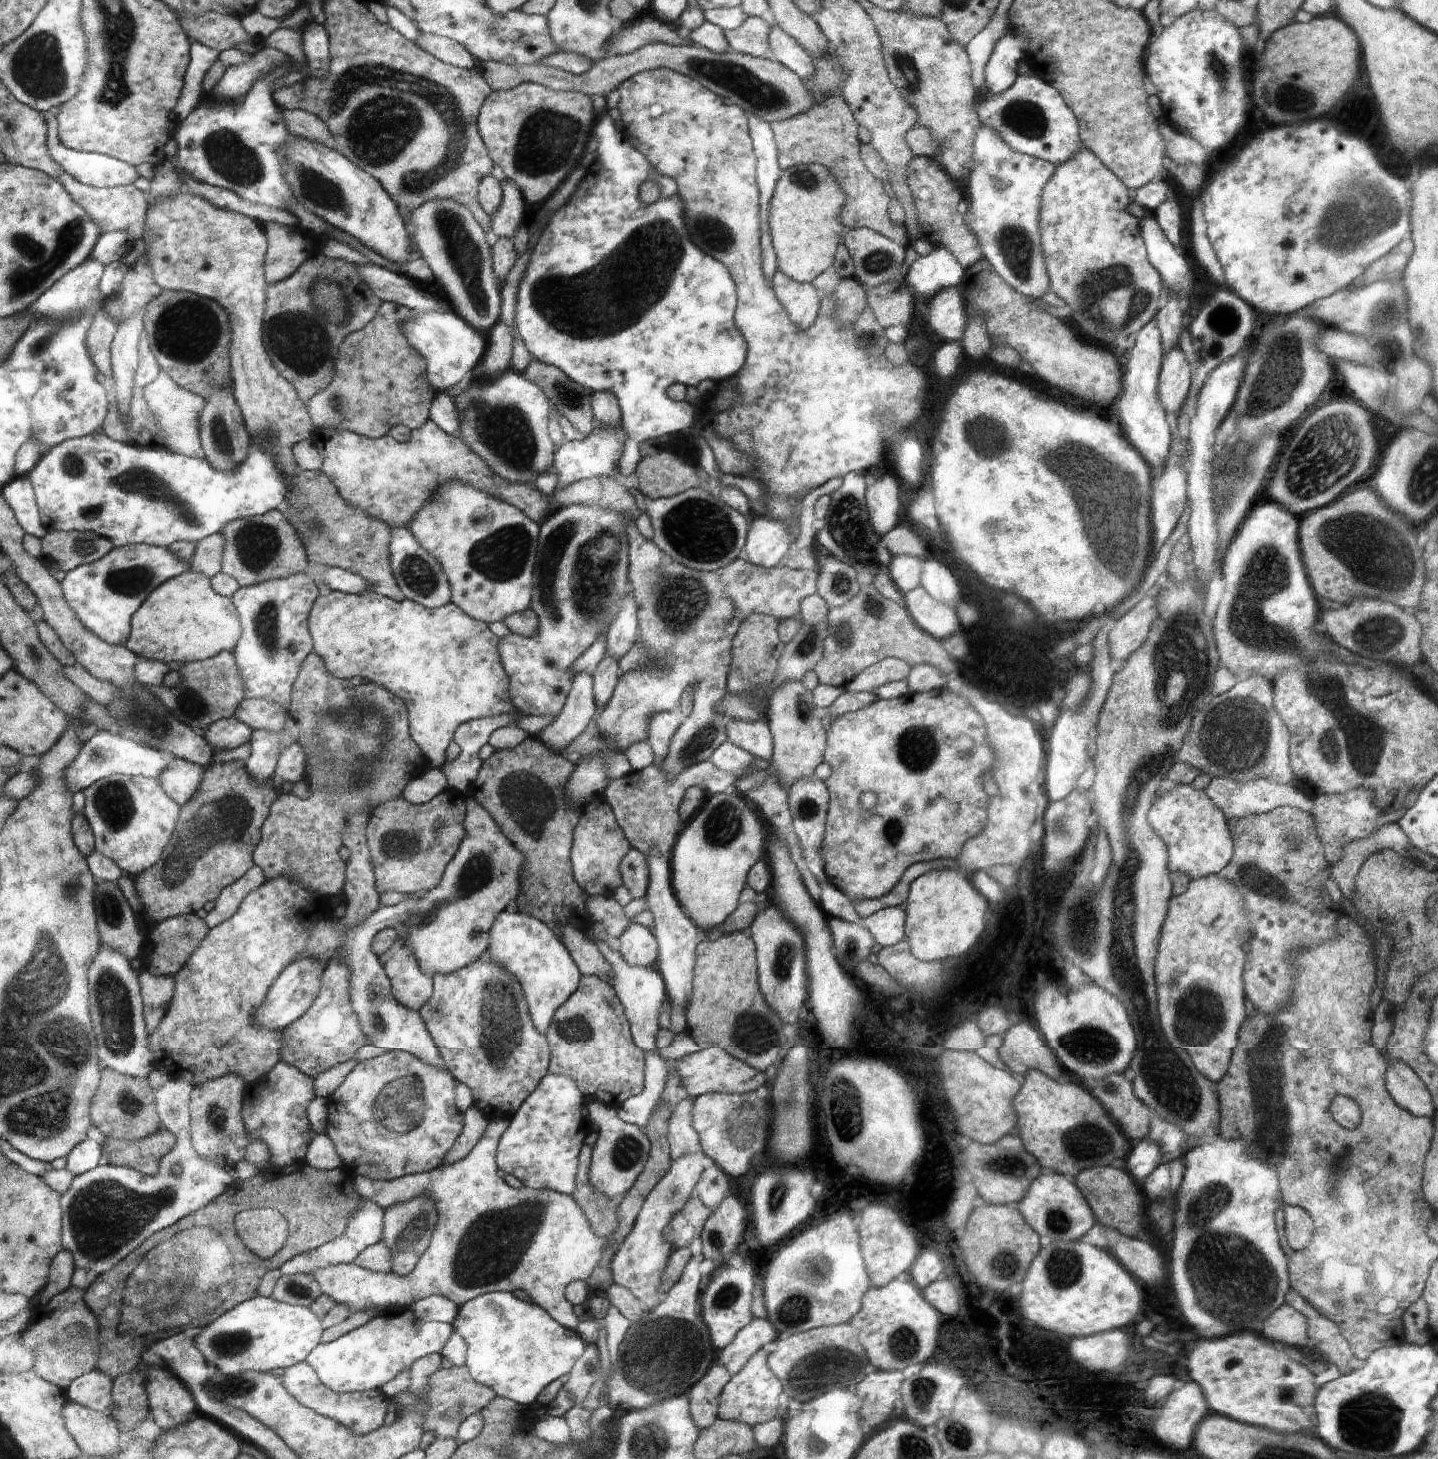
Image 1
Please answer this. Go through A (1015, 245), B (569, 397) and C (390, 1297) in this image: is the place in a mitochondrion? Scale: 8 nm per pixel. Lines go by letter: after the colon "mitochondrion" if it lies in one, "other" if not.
A: mitochondrion
B: mitochondrion
C: other

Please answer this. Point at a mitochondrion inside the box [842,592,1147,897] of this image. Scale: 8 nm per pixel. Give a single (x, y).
(917, 747)

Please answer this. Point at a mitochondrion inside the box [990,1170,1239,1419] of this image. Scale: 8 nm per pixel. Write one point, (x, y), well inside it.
(1064, 1267)

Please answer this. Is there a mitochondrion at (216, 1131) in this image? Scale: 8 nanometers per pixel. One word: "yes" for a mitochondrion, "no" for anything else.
yes

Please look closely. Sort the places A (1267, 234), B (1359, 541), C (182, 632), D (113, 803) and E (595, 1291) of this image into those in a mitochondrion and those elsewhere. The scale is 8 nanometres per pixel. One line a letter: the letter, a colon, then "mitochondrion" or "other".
A: other
B: mitochondrion
C: other
D: mitochondrion
E: other

